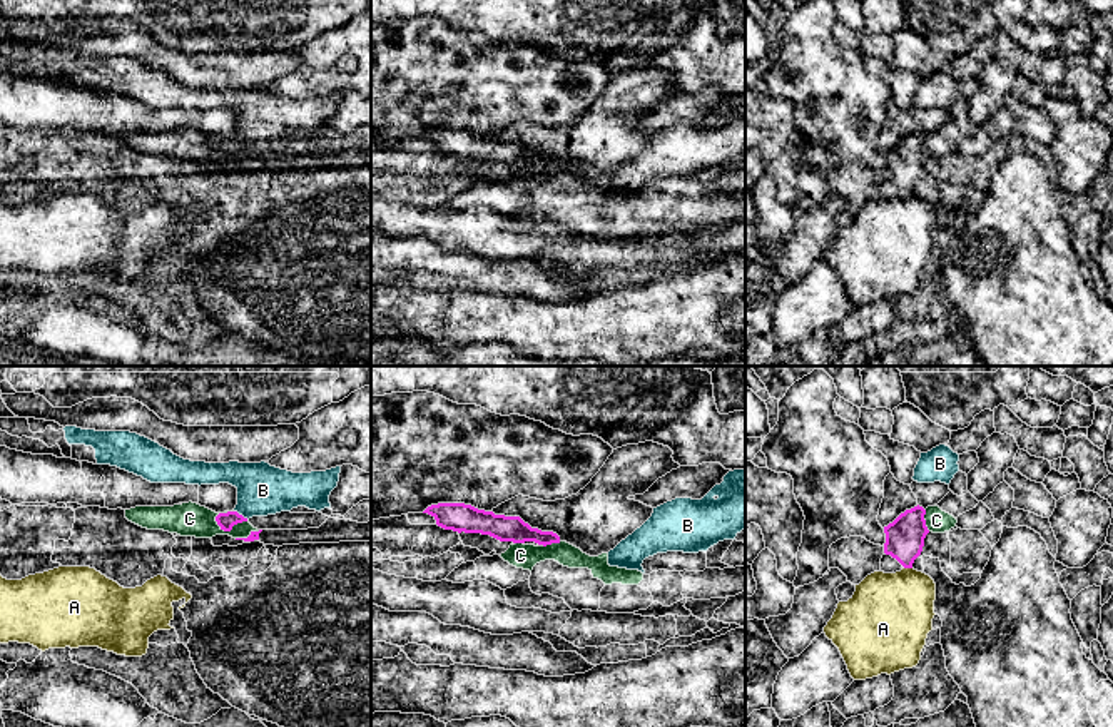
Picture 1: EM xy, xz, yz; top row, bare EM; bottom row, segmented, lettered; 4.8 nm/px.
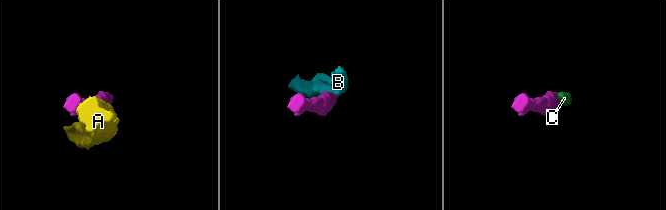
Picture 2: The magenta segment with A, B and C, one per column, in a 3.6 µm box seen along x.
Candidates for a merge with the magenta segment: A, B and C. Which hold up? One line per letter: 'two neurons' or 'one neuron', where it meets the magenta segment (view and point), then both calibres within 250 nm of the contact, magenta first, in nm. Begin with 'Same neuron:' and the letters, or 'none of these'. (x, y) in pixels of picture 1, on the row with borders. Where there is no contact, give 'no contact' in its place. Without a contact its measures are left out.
Same neuron: none of these
A: two neurons | yz (908, 567) | 190/400 nm
B: two neurons | xy (241, 515) | 80/240 nm
C: two neurons | xy (229, 530) | 80/160 nm

